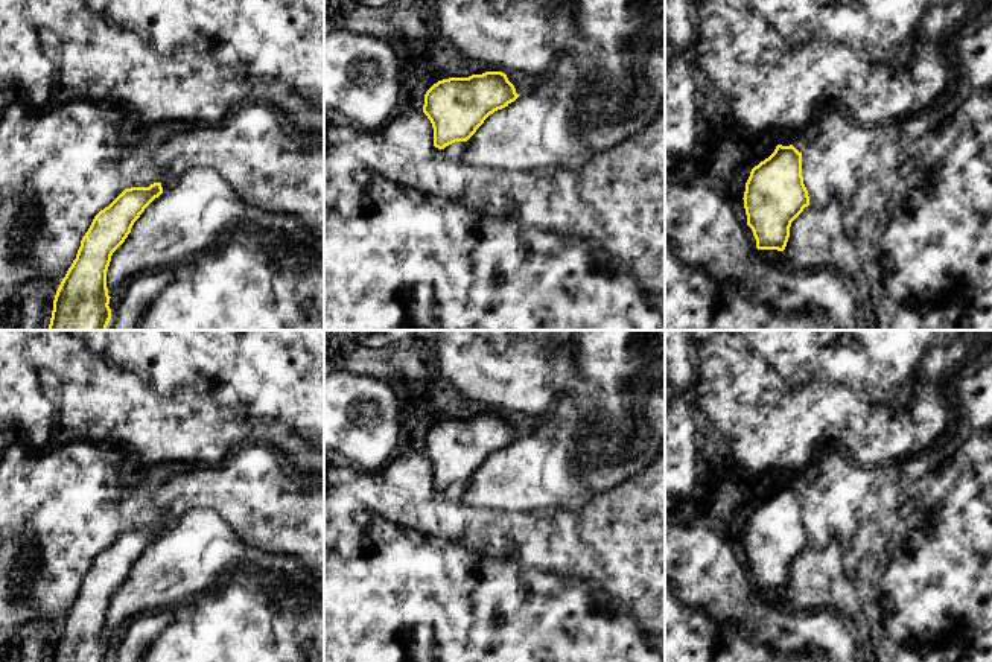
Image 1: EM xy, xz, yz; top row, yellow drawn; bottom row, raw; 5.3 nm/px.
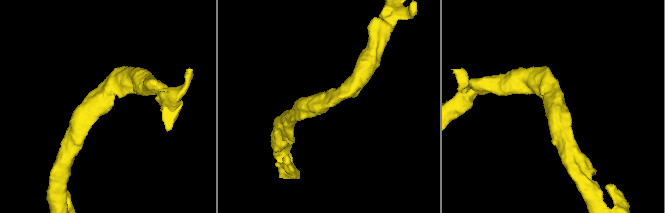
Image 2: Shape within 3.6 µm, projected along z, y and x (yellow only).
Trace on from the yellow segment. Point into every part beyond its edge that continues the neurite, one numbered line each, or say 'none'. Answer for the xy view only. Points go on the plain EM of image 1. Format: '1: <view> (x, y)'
none

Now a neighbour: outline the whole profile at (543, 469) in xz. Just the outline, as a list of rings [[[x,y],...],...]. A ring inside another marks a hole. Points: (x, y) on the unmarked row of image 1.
[[[560,397],[546,423],[484,461],[466,482],[463,502],[501,511],[580,507],[592,495],[584,482],[586,425],[586,411]]]

